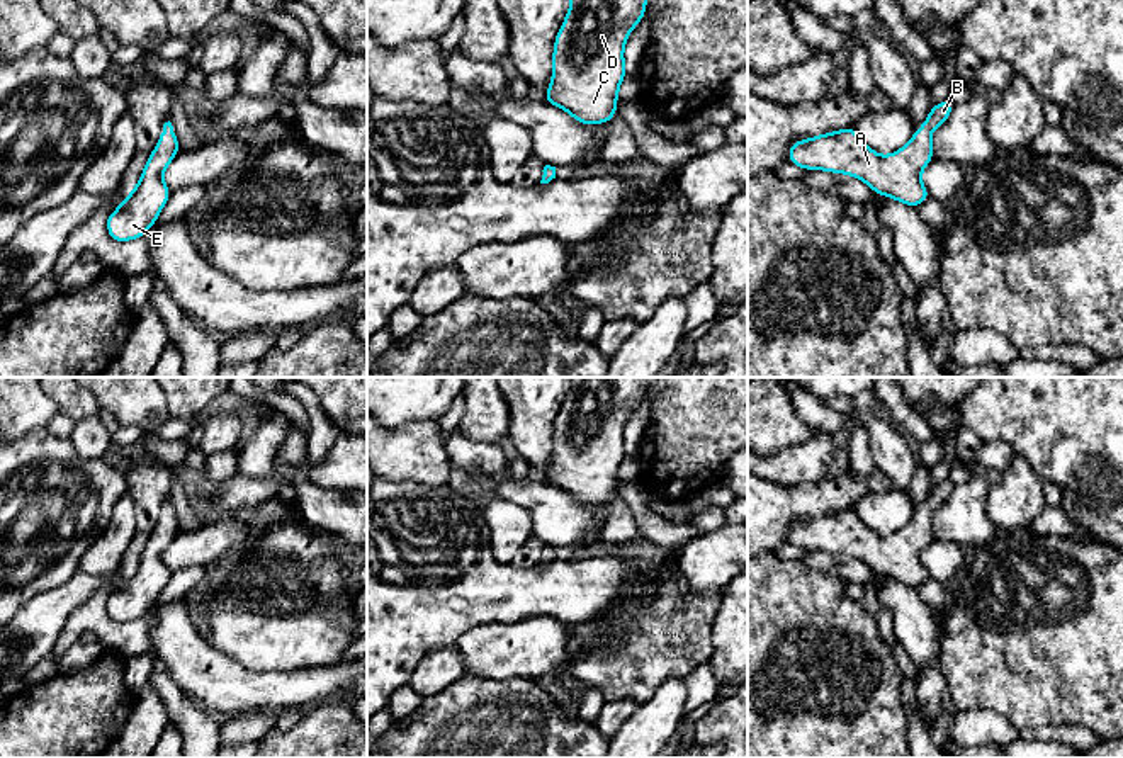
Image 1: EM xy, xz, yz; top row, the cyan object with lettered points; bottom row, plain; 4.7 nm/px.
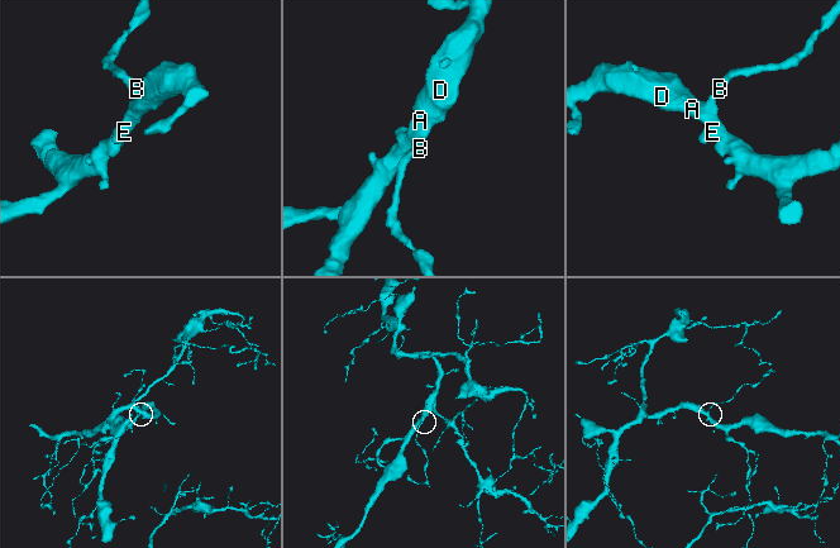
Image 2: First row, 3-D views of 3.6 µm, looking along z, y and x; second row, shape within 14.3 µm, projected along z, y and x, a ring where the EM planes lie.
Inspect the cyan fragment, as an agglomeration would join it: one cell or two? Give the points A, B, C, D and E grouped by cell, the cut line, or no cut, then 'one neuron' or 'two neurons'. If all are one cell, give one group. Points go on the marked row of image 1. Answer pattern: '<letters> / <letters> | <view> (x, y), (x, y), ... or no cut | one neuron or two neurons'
A B C D E | no cut | one neuron

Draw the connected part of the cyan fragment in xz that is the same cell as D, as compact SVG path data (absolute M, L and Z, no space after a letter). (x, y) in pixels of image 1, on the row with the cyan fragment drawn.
M571 0L554 39L552 80L545 104L569 112L579 124L605 124L617 114L617 97L627 76L624 48L632 29L646 15L647 0Z

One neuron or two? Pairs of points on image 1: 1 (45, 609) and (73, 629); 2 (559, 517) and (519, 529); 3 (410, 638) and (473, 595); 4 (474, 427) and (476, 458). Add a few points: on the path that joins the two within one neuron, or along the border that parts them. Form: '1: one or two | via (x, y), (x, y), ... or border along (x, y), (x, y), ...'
1: two | border along (95, 595), (68, 619), (50, 653)
2: two | border along (502, 498), (515, 502), (529, 514), (532, 536)
3: one | via (425, 622), (445, 602), (457, 597)
4: two | border along (457, 429), (469, 437), (496, 442)

